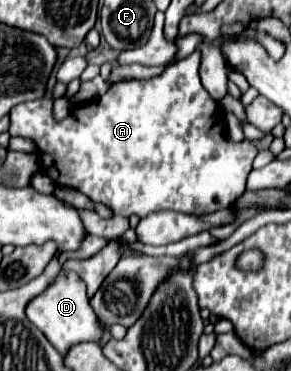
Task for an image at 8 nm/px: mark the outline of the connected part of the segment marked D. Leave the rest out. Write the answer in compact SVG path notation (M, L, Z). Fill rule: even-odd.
M64 268L56 276L56 280L46 286L42 294L34 296L28 302L26 316L38 330L42 330L42 334L60 354L66 354L72 344L80 344L88 340L100 342L100 336L102 336L102 328L98 326L96 314L92 312L92 306L88 302L84 282L74 272L64 270Z

